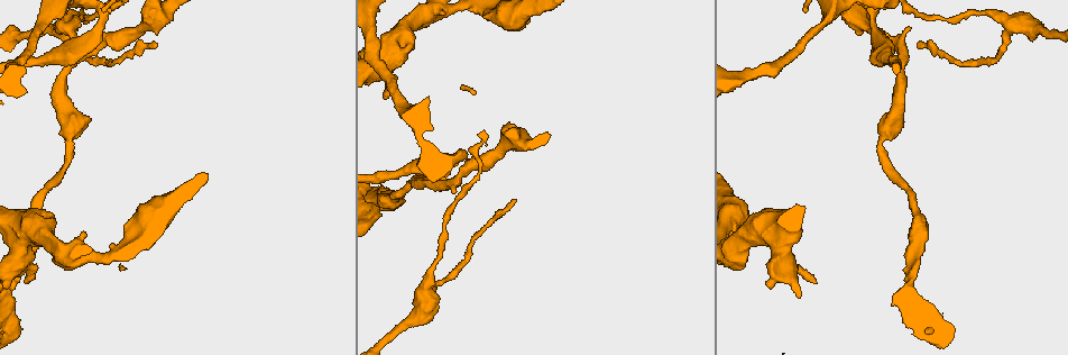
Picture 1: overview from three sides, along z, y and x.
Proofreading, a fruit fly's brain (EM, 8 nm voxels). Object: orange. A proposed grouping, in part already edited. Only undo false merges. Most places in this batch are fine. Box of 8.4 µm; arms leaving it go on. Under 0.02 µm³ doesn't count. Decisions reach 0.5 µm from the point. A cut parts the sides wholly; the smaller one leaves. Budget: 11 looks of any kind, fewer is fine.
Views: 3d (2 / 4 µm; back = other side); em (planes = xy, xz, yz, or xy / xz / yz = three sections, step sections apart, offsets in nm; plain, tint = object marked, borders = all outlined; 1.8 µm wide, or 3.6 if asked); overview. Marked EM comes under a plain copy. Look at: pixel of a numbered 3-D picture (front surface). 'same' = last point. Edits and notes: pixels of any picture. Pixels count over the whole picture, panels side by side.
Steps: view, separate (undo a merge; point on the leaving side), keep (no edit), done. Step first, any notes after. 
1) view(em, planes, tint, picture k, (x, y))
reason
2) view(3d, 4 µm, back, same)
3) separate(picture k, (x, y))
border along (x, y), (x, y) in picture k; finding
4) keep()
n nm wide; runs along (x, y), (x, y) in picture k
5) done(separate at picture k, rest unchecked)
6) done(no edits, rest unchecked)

view(3d, 2 µm, picture 1, (103, 41))
four arms meet

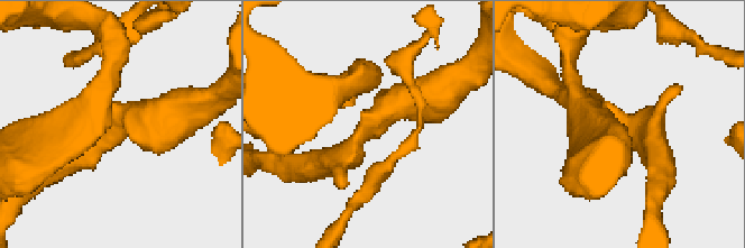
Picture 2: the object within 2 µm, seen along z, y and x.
view(em, xy, step 16, tint, picture 2, (620, 119))
4 arms; need the tissue

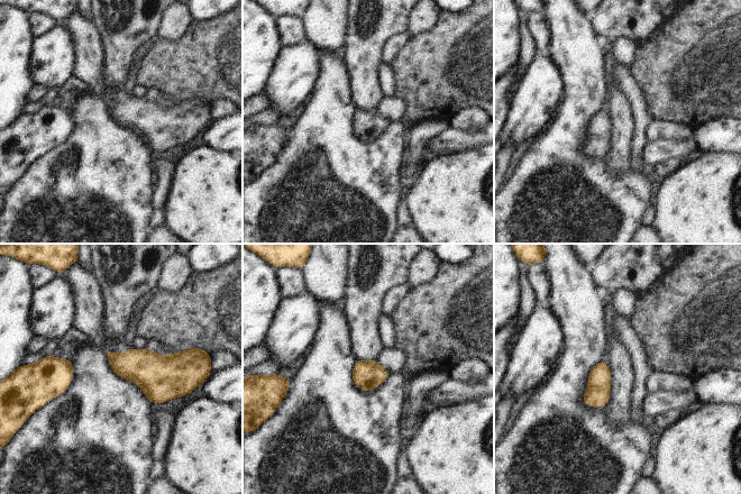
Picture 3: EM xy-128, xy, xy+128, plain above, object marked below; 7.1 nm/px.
view(em, planes, borders, same)
another direction

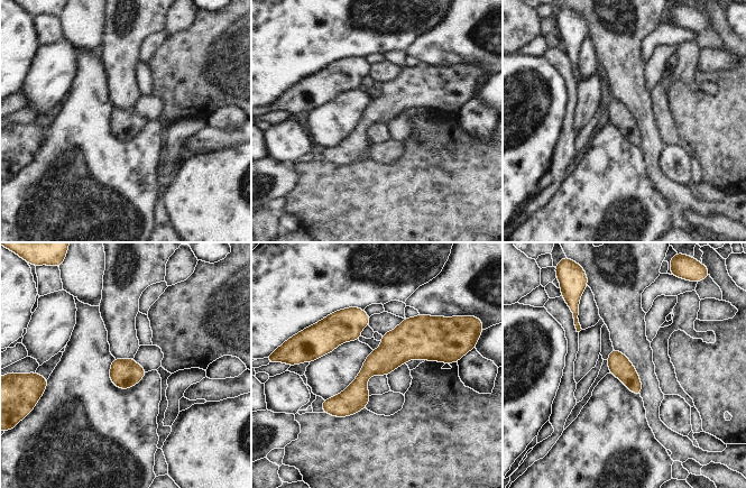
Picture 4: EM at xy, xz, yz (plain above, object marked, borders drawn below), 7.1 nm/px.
keep()
160 nm wide; runs along (443, 356), (395, 350), (325, 410) in picture 4; continuous, no second neuron

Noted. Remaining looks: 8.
view(3d, 4 µm, picture 1, (1008, 25))
sharp bend

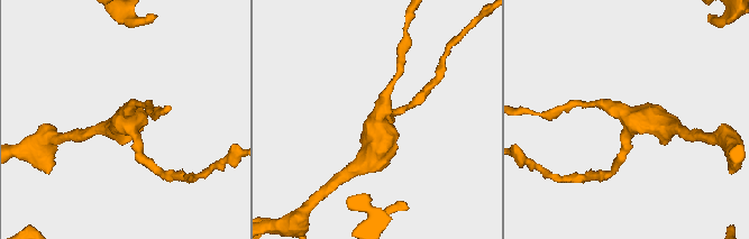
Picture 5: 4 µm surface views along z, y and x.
view(em, planes, tint, picture 5, (633, 118))
3 arms; shape alone is not enough

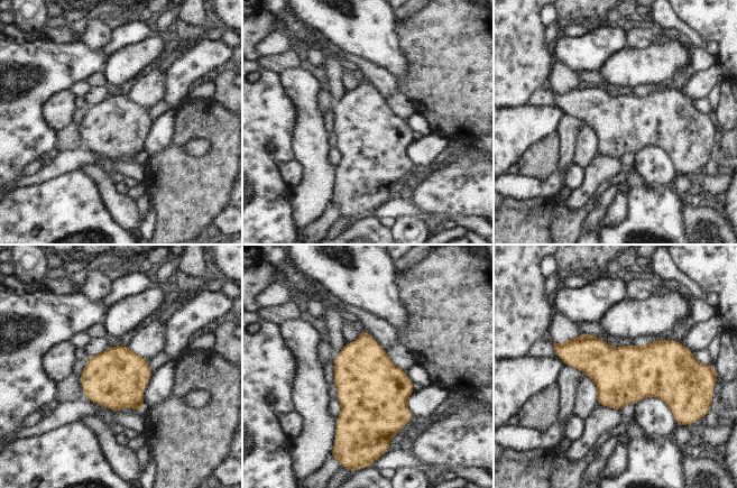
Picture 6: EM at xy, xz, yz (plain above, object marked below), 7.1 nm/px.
keep()
continuous, no second neuron

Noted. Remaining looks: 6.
view(em, 3.6 µm, planes, borders, picture 1, (393, 47))
three arms meet

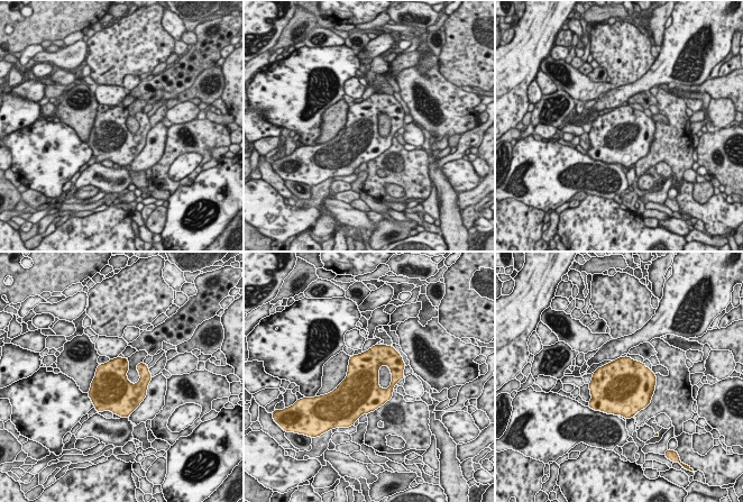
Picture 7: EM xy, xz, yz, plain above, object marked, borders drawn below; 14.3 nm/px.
keep()
one neuron here

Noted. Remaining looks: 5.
view(em, xz, step 8, tint, picture 1, (393, 196))
calibre changes

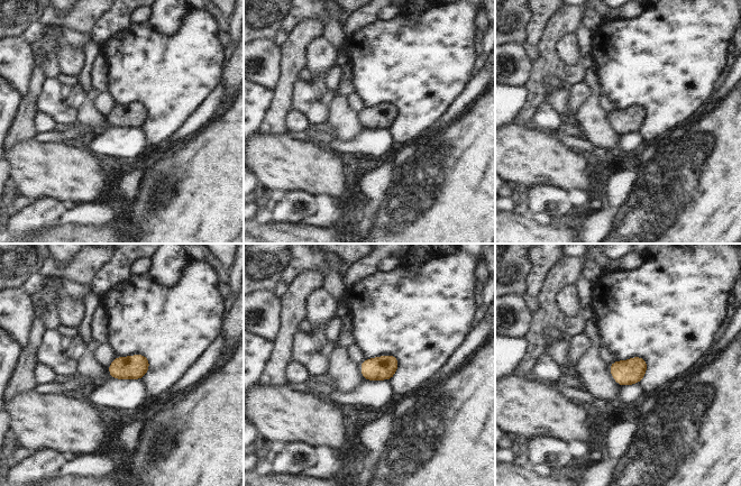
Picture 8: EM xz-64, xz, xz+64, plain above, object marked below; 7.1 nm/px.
view(em, xy, step 16, tint, same)

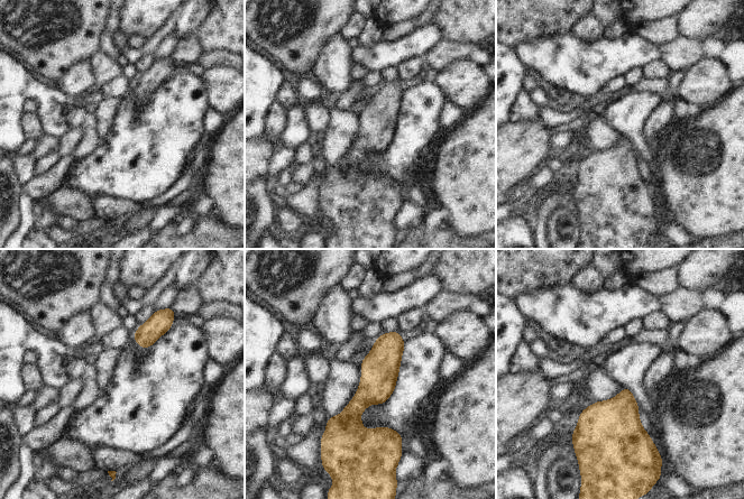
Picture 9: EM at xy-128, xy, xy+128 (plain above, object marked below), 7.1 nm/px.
keep()
runs along (395, 334), (355, 408), (365, 442) in picture 9; continuous, no second neuron

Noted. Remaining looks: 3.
done(no edits, rest unchecked)

